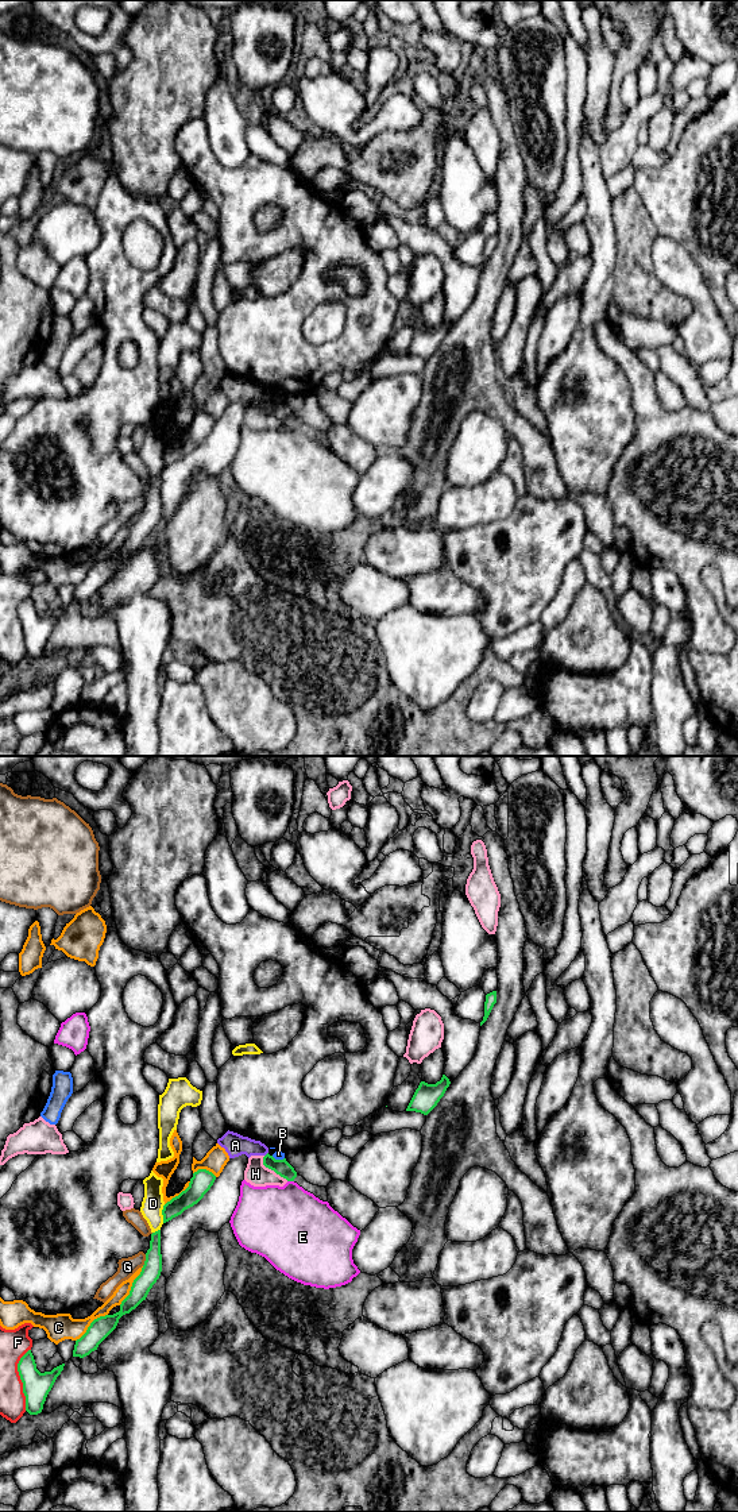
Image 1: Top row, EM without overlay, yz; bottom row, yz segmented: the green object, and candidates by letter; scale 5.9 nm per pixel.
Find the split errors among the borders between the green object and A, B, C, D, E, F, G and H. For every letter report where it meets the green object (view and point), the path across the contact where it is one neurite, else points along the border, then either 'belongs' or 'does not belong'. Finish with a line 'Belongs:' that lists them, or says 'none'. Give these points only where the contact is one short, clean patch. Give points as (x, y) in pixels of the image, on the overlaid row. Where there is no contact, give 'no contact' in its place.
A: yz (266, 1154) | does not belong
B: yz (278, 1160) | along yz (271, 1156), (284, 1158) | does not belong
C: yz (132, 1285) | does not belong
D: yz (162, 1214) | along yz (165, 1204), (162, 1222) | does not belong
E: yz (290, 1180) | along yz (288, 1180), (293, 1181) | does not belong
F: yz (20, 1379) | does not belong
G: yz (146, 1260) | does not belong
H: yz (273, 1169) | does not belong
Belongs: none

